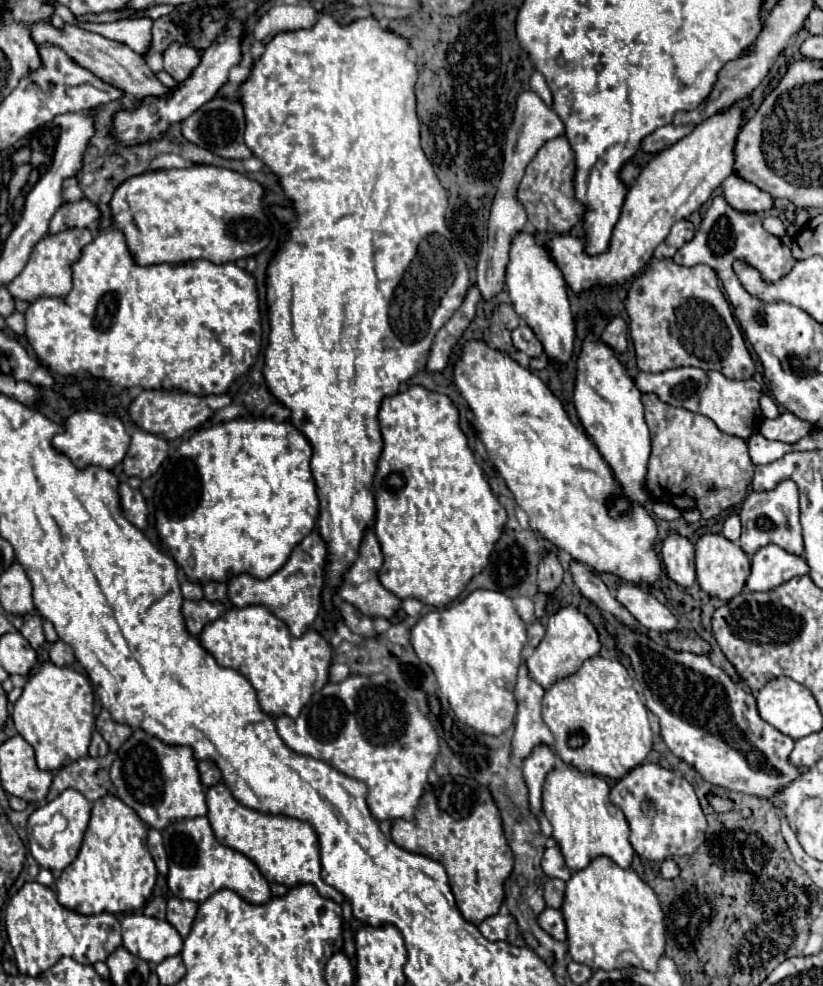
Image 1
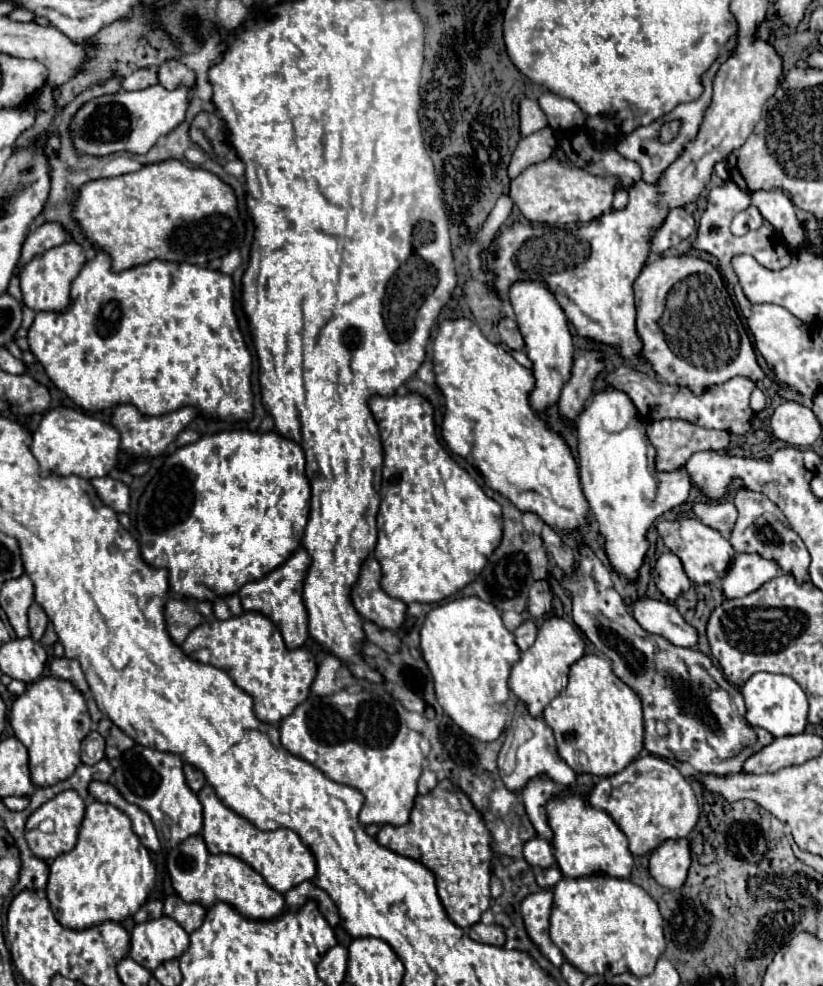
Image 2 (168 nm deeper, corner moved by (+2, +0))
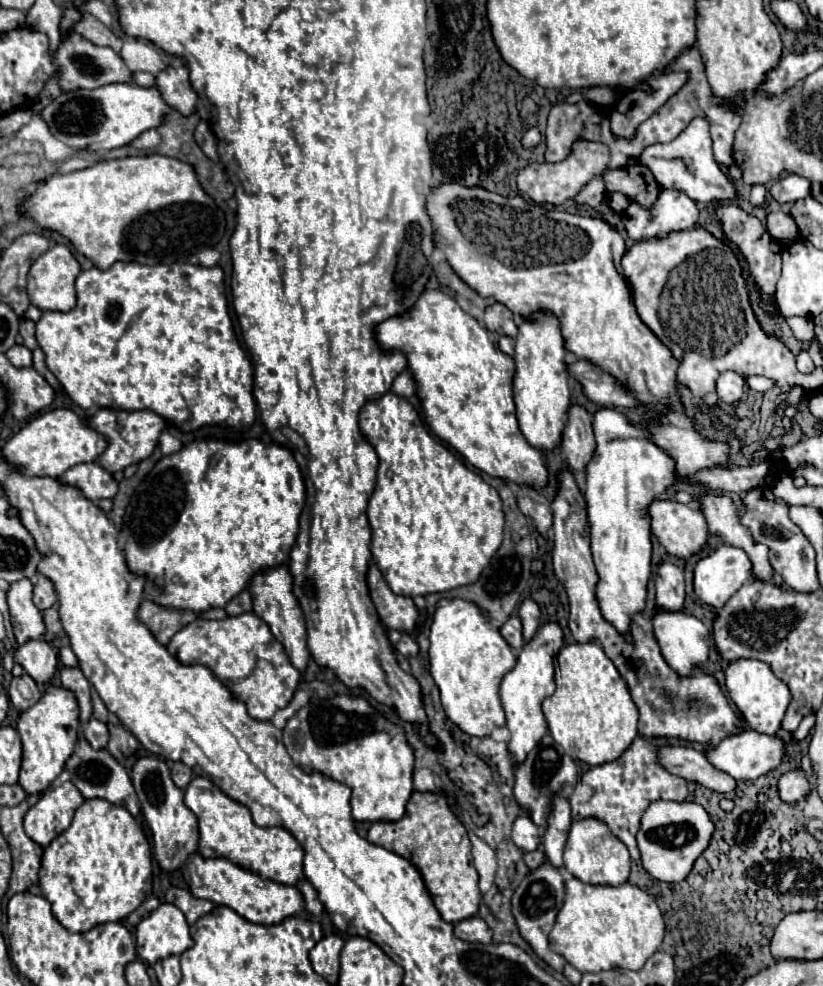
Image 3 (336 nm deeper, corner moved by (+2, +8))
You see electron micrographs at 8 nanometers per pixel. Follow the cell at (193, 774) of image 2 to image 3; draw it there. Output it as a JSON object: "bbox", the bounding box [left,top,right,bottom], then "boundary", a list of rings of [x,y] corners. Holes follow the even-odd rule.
{"bbox":[171,762,193,788],"boundary":[[[175,762],[175,764],[173,764],[173,768],[171,768],[171,778],[173,778],[173,782],[175,782],[177,788],[185,788],[185,786],[189,784],[191,776],[193,776],[193,772],[191,772],[189,766],[185,766],[183,762]]]}

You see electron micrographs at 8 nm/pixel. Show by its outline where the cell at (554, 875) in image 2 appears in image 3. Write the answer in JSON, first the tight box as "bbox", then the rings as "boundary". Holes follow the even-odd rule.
{"bbox":[523,848,545,870],"boundary":[[[537,848],[537,850],[533,850],[533,852],[525,852],[525,854],[523,854],[523,860],[525,860],[525,864],[529,866],[529,870],[535,870],[537,866],[541,866],[541,864],[545,862],[545,854],[543,854],[541,848]]]}

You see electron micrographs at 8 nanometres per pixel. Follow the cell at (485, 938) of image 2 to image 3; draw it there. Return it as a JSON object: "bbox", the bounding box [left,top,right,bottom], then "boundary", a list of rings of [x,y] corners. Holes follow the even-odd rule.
{"bbox":[453,916,493,944],"boundary":[[[473,916],[473,918],[457,922],[453,932],[463,942],[479,942],[479,944],[489,944],[491,936],[493,936],[493,932],[489,930],[489,926],[479,916]]]}

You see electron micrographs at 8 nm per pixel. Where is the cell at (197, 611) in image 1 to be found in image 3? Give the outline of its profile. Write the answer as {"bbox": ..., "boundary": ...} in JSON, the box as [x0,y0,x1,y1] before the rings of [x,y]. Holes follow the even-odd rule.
{"bbox":[137,600,183,644],"boundary":[[[141,600],[141,606],[137,610],[137,618],[153,632],[159,644],[167,644],[175,632],[183,628],[181,622],[183,612],[181,610],[169,610],[163,606],[157,606],[149,600]]]}

